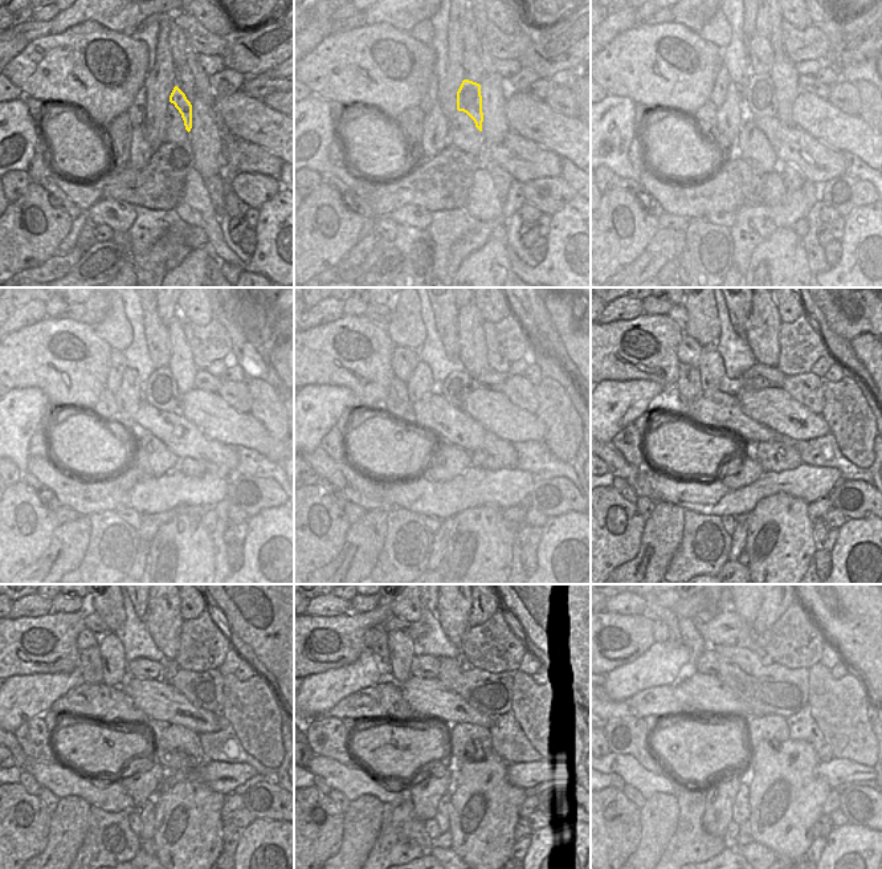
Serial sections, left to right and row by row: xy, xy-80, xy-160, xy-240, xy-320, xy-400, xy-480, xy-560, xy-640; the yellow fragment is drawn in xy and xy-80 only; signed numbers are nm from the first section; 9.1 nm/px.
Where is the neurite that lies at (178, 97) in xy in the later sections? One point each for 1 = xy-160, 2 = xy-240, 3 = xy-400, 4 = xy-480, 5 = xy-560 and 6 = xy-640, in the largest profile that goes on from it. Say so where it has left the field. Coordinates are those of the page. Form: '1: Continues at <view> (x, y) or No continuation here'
1: Continues at xy-160 (759, 100)
2: Continues at xy-240 (160, 391)
3: Continues at xy-400 (755, 383)
4: Continues at xy-480 (170, 665)
5: Continues at xy-560 (465, 664)
6: Continues at xy-640 (766, 659)

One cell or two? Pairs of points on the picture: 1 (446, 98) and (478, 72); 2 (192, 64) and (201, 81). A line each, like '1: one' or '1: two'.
1: two
2: one

